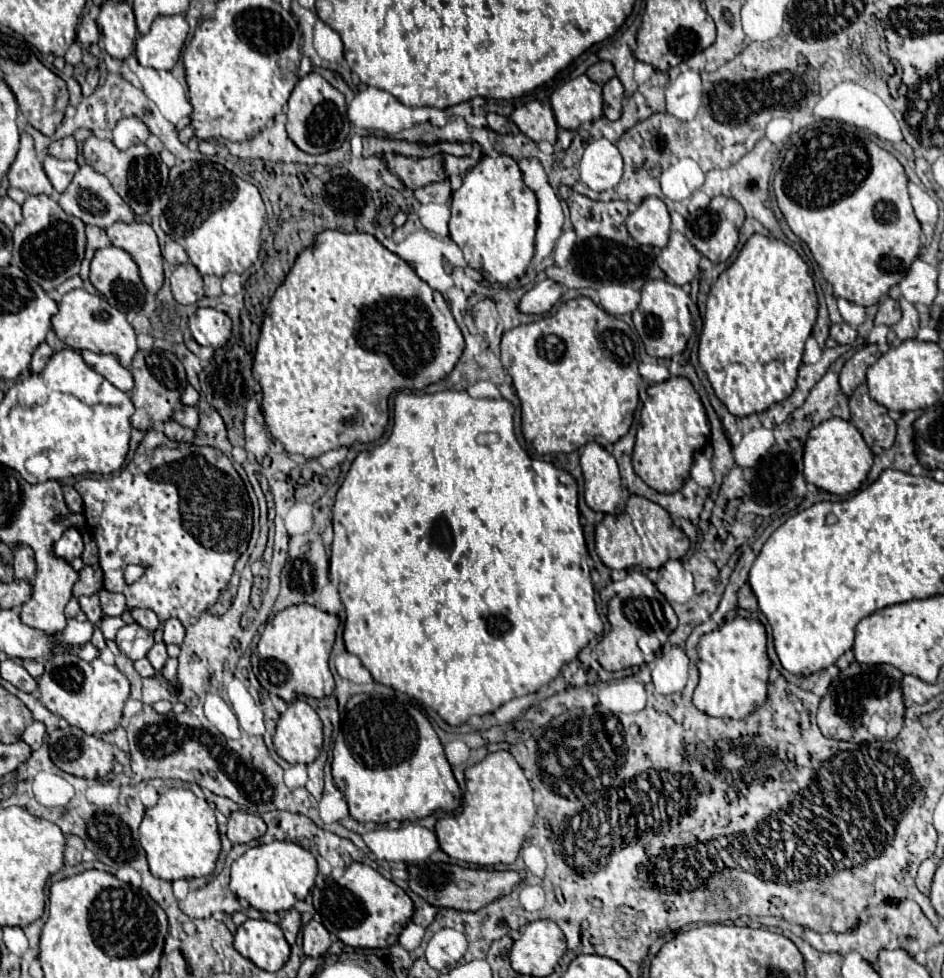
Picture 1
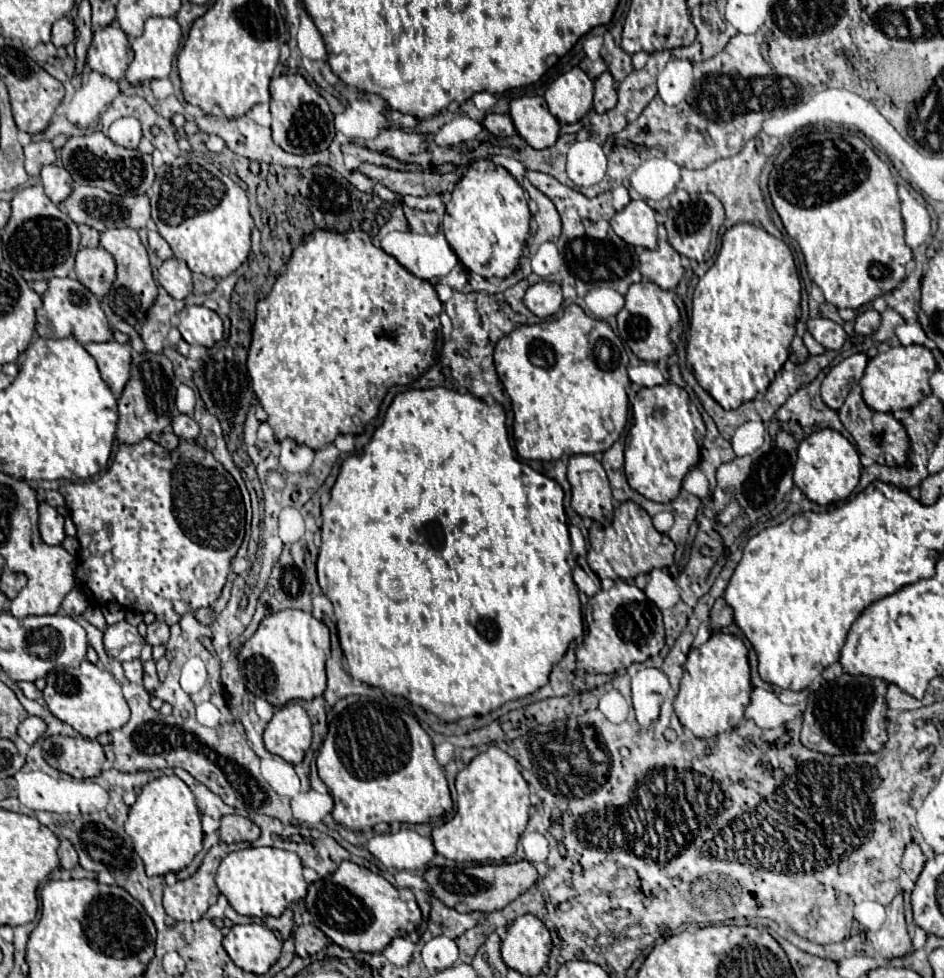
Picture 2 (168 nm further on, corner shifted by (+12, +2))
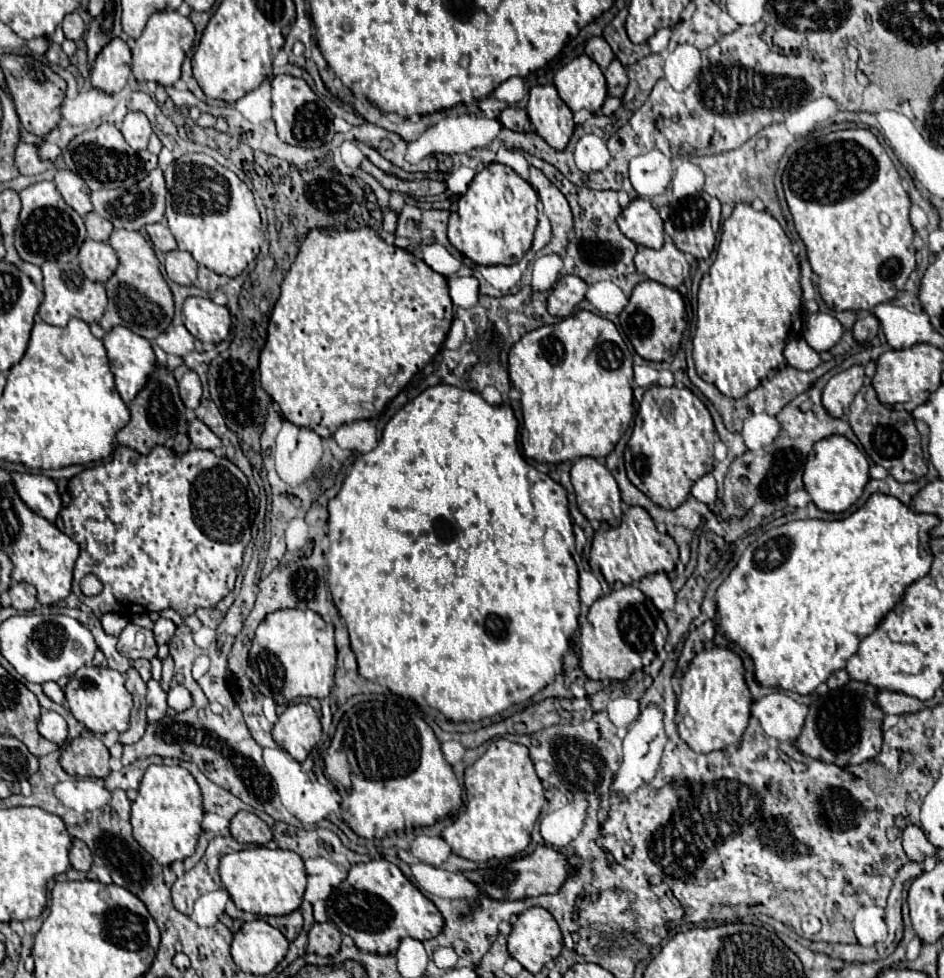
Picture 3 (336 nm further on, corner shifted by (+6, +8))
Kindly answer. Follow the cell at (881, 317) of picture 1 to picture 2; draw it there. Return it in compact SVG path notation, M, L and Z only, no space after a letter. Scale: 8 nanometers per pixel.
M868 309L866 313L858 315L856 319L856 325L854 325L854 331L858 335L864 335L864 337L870 337L878 331L880 327L880 313L876 309Z

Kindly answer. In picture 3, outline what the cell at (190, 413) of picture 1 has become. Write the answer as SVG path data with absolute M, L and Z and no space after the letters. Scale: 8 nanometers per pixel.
M194 419L188 423L188 437L190 437L192 445L198 449L214 451L216 447L220 447L220 439L200 419Z

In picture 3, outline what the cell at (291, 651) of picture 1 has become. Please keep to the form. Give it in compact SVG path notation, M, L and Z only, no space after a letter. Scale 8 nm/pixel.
M282 609L270 613L256 629L248 663L248 679L262 695L272 697L276 703L288 703L296 697L324 699L334 687L334 627L324 623L324 619L310 609Z

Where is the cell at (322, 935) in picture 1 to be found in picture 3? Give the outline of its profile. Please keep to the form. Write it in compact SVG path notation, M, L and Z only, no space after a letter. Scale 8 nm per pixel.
M314 923L308 931L308 953L316 953L322 957L336 955L340 949L342 933L338 933L338 927L330 923Z

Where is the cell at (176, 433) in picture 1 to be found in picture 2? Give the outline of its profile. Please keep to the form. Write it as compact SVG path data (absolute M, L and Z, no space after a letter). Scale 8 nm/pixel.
M166 429L162 435L160 435L160 439L158 439L158 443L164 447L164 449L168 449L168 451L174 451L176 447L178 447L178 437L170 431L170 429Z

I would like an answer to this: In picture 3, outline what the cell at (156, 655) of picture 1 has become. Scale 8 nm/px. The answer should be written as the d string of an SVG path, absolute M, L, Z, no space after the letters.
M150 679L148 681L148 693L146 693L146 701L148 701L148 721L158 721L166 715L166 691L162 689L160 681Z

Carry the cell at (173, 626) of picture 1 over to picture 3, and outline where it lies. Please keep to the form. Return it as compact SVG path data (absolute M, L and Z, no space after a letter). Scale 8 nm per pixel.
M160 617L156 623L154 623L154 637L156 637L156 643L168 643L176 631L176 625L170 621L170 619L164 619Z

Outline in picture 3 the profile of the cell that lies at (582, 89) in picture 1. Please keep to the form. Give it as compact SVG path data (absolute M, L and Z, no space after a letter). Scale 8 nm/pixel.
M580 55L564 65L554 75L554 87L574 113L580 109L596 113L606 99L606 79L602 69L588 55Z

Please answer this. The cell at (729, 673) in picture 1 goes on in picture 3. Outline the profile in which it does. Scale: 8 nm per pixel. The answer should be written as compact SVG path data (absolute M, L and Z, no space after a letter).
M710 647L700 651L688 665L676 705L676 723L682 739L698 753L710 753L738 745L750 719L752 695L744 679L744 663L728 647Z

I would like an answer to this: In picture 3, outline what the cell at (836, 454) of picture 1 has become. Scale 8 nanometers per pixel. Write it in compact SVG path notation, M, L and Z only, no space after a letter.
M830 435L814 443L804 469L804 489L810 493L818 509L828 513L842 513L850 509L860 499L868 479L868 459L850 439L844 435Z

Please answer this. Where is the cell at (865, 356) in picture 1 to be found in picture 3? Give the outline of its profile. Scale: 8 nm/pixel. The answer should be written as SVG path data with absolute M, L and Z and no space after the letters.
M854 365L834 375L822 391L822 403L826 411L834 417L846 417L854 395L864 385L864 377L866 377L864 365Z

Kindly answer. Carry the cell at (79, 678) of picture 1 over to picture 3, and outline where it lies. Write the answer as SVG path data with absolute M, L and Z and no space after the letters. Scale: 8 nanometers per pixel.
M88 663L80 671L76 671L64 687L66 707L80 723L84 723L94 733L108 733L110 729L118 729L120 733L124 733L128 729L128 717L132 709L132 695L126 691L124 681L126 679L122 673L110 667L94 667L92 663Z

